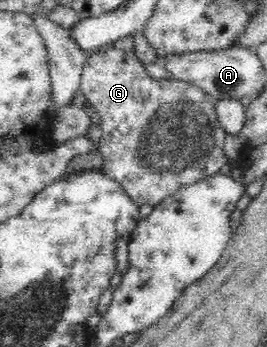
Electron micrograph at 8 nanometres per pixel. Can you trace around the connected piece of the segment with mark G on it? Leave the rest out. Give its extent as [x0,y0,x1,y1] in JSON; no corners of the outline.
[79,46,229,208]

